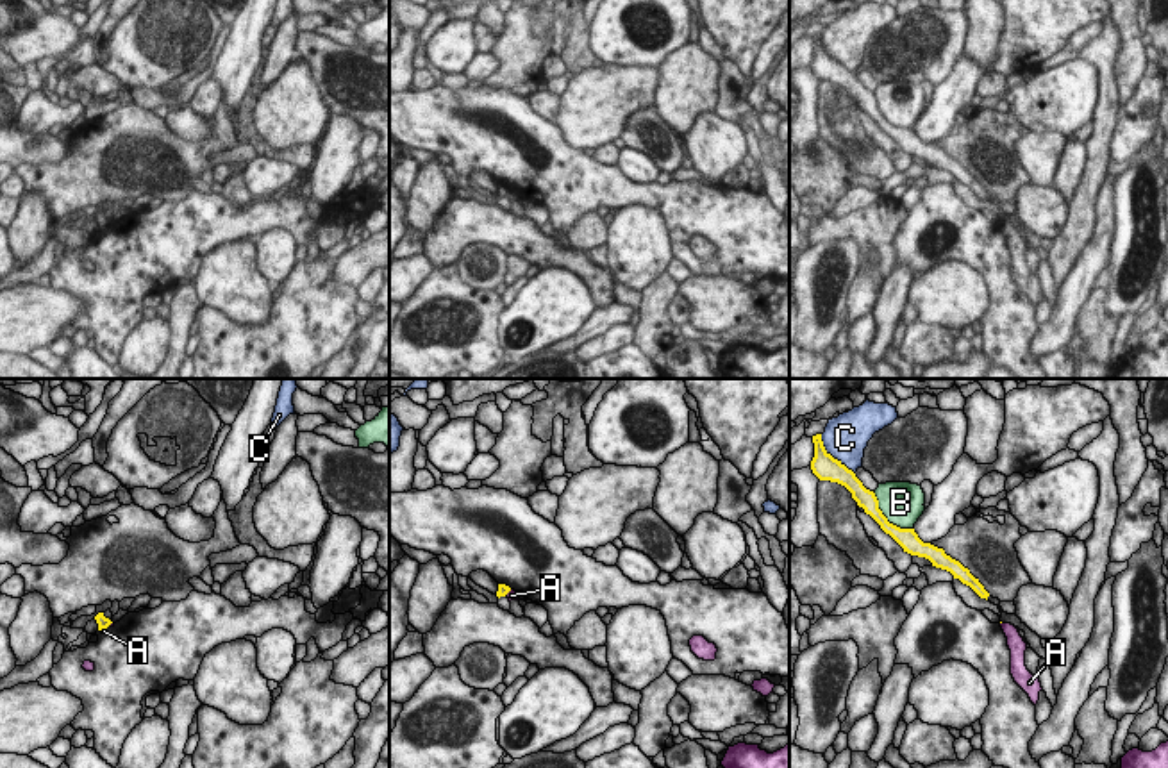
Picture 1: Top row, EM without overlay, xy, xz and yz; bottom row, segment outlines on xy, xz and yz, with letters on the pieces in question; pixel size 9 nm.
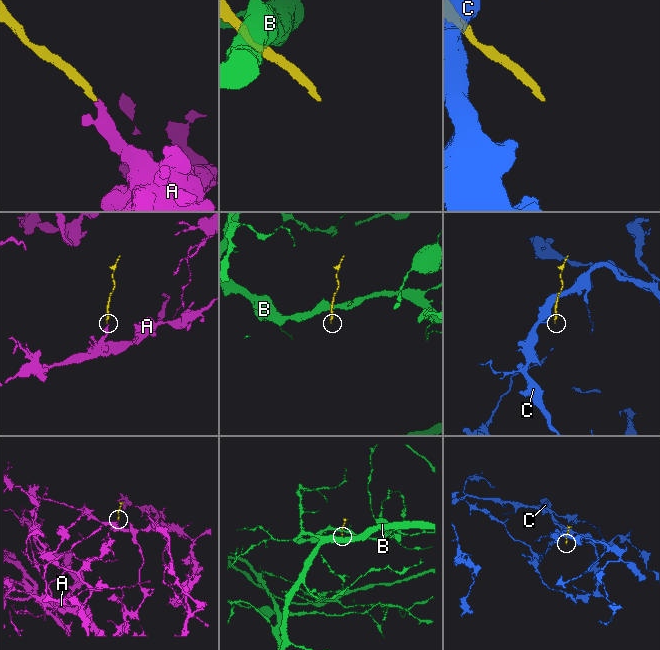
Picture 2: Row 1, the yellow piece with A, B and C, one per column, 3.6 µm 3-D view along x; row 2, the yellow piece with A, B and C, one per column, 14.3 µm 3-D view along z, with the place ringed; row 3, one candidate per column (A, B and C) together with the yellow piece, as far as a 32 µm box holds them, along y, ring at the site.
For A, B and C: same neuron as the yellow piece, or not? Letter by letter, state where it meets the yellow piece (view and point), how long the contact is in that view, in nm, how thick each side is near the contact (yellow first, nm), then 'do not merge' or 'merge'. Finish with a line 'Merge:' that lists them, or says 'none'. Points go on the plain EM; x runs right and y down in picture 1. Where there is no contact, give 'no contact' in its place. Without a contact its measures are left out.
A: xy (106, 227) | 130 nm | 100/50 nm | merge
B: yz (886, 118) | 480 nm | 180/380 nm | do not merge
C: yz (831, 56) | 480 nm | 220/400 nm | do not merge
Merge: A

